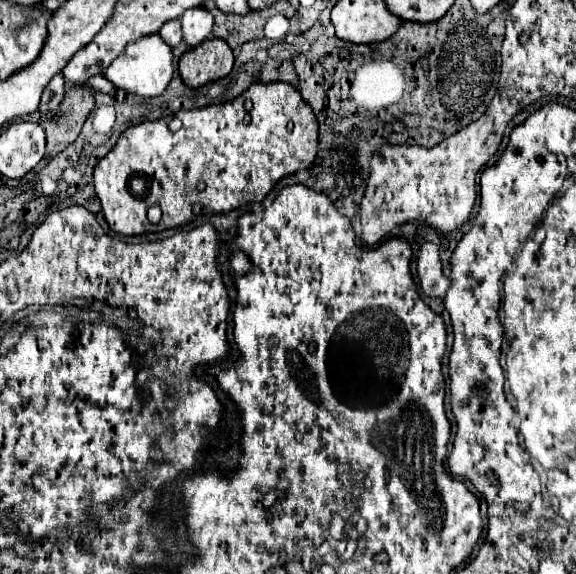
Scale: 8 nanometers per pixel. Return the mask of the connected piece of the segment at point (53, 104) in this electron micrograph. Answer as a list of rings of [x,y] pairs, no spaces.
[[[56,75],[50,79],[48,87],[44,89],[44,97],[42,97],[42,103],[40,103],[40,111],[52,111],[58,107],[58,103],[62,101],[66,93],[66,83],[64,83],[64,75]]]

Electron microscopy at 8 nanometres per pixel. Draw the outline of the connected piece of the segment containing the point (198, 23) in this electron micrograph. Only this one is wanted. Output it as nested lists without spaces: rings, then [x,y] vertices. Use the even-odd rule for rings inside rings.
[[[204,7],[198,9],[188,9],[182,17],[182,37],[190,47],[196,47],[198,43],[202,43],[204,39],[208,39],[212,35],[212,25],[214,25],[214,17],[210,11],[206,11]]]

